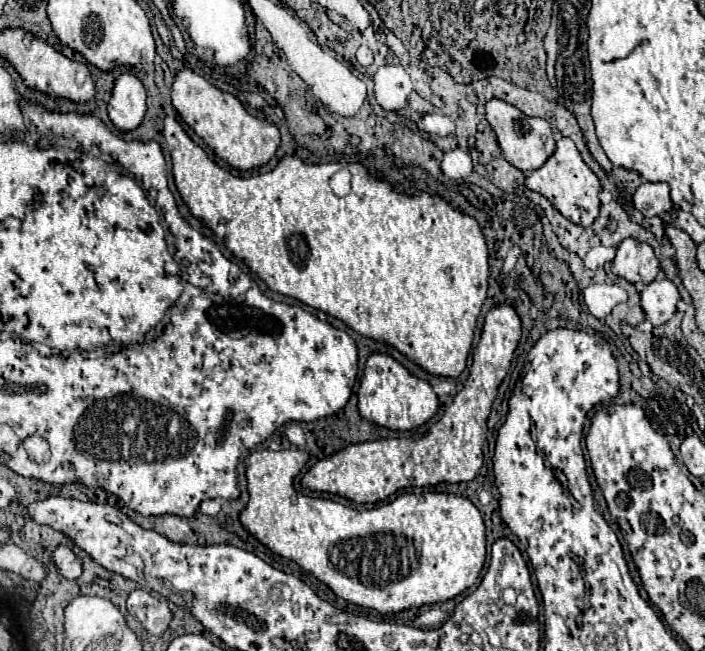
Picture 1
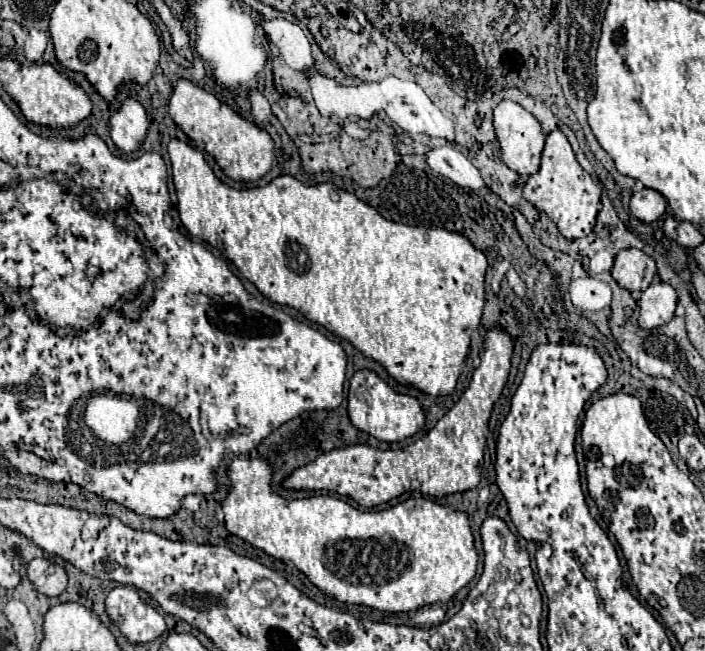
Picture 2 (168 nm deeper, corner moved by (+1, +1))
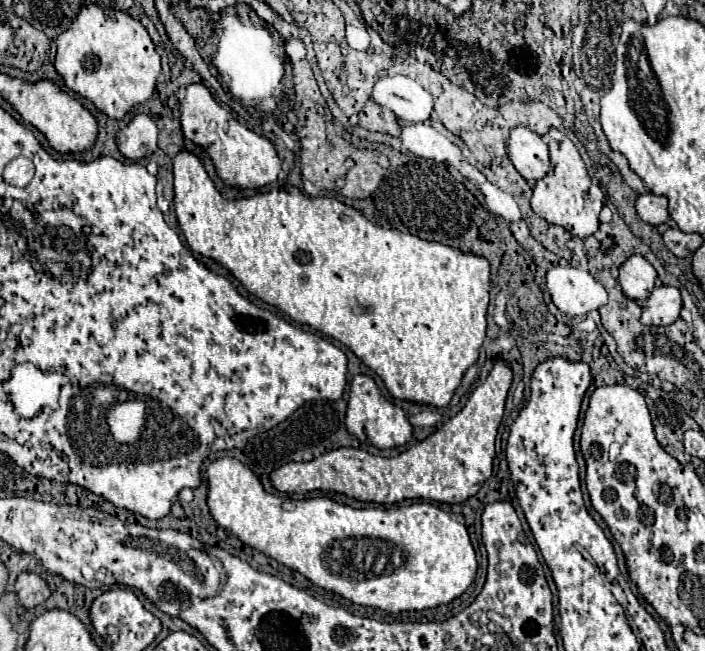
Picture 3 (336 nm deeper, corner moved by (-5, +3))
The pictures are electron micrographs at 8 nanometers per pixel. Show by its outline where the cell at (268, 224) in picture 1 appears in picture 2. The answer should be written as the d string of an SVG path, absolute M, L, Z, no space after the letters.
M172 138L168 144L168 154L170 154L170 162L172 162L172 178L174 178L174 186L176 186L176 196L178 196L178 214L180 220L184 224L184 228L200 240L206 240L208 244L216 246L218 240L224 244L224 256L232 260L232 264L240 270L240 274L244 278L248 278L266 298L270 298L276 304L284 304L290 308L300 310L308 320L324 326L328 332L346 338L350 344L354 344L364 356L374 358L376 362L380 362L388 374L402 382L402 384L410 384L416 386L418 390L432 394L432 396L440 396L440 394L450 394L458 382L468 346L470 346L470 338L472 332L480 326L480 318L482 318L482 306L484 306L484 276L486 276L486 256L482 250L478 250L466 236L458 234L458 232L450 232L444 226L430 226L430 228L422 228L422 226L406 226L406 224L398 224L398 222L390 222L386 220L378 210L374 210L370 204L366 204L364 200L360 200L356 194L340 190L338 200L334 200L330 194L334 190L332 182L320 182L316 186L306 186L300 180L296 180L294 176L282 174L278 178L274 178L268 186L258 186L258 188L244 188L244 190L236 190L228 184L224 184L222 180L216 178L216 174L212 172L212 168L208 166L208 162L204 160L202 152L198 152L196 148L192 148L190 144Z

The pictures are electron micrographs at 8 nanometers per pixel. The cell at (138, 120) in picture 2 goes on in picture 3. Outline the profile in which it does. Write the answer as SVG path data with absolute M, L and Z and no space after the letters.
M138 114L130 120L126 128L122 128L116 136L118 150L128 160L148 158L156 150L156 124L150 116Z

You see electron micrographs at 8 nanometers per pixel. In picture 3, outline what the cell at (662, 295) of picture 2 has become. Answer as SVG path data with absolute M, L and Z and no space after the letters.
M674 286L654 288L642 308L642 322L648 326L670 326L680 318L682 298Z

